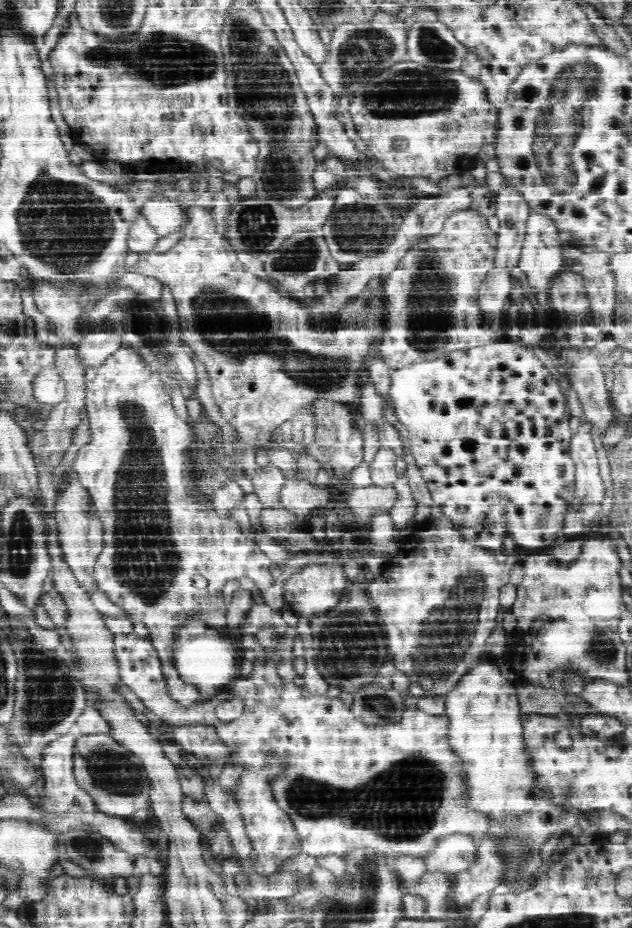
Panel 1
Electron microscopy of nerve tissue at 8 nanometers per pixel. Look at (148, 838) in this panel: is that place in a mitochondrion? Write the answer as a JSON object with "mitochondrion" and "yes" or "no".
{"mitochondrion":"no"}

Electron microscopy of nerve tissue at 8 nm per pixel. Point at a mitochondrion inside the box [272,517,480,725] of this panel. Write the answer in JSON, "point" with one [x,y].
{"point":[356,646]}

